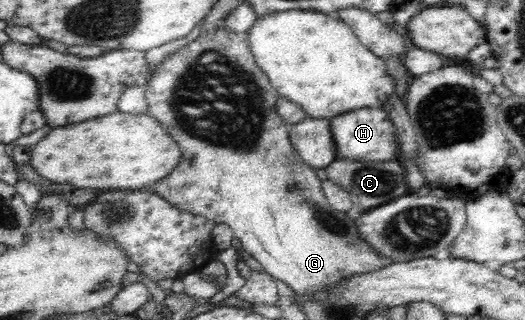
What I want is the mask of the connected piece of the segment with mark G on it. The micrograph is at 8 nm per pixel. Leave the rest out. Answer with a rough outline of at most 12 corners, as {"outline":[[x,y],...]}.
{"outline":[[246,34],[144,87],[154,187],[297,296],[393,262],[325,198]]}

